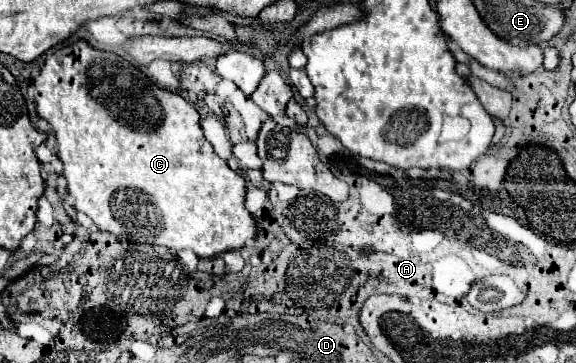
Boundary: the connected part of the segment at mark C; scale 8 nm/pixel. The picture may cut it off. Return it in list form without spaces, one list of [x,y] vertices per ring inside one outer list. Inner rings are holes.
[[[80,39],[78,43],[72,43],[68,47],[62,47],[62,49],[50,53],[46,57],[44,65],[40,67],[38,77],[34,79],[36,113],[42,119],[46,119],[54,129],[54,135],[56,135],[56,141],[58,141],[58,157],[64,163],[64,173],[62,175],[68,181],[68,193],[74,199],[74,209],[80,211],[80,213],[86,213],[100,231],[110,231],[114,235],[128,235],[138,243],[164,245],[172,251],[192,249],[198,257],[214,257],[214,255],[220,255],[228,249],[240,249],[246,243],[246,239],[252,239],[256,235],[254,219],[248,213],[248,209],[244,207],[244,193],[246,193],[244,177],[240,173],[232,171],[228,167],[228,163],[214,153],[212,145],[202,135],[198,111],[184,97],[180,97],[178,93],[170,93],[166,89],[156,87],[140,69],[136,69],[136,67],[124,69],[122,63],[124,63],[122,57],[98,51],[98,49],[90,47],[88,41]]]

